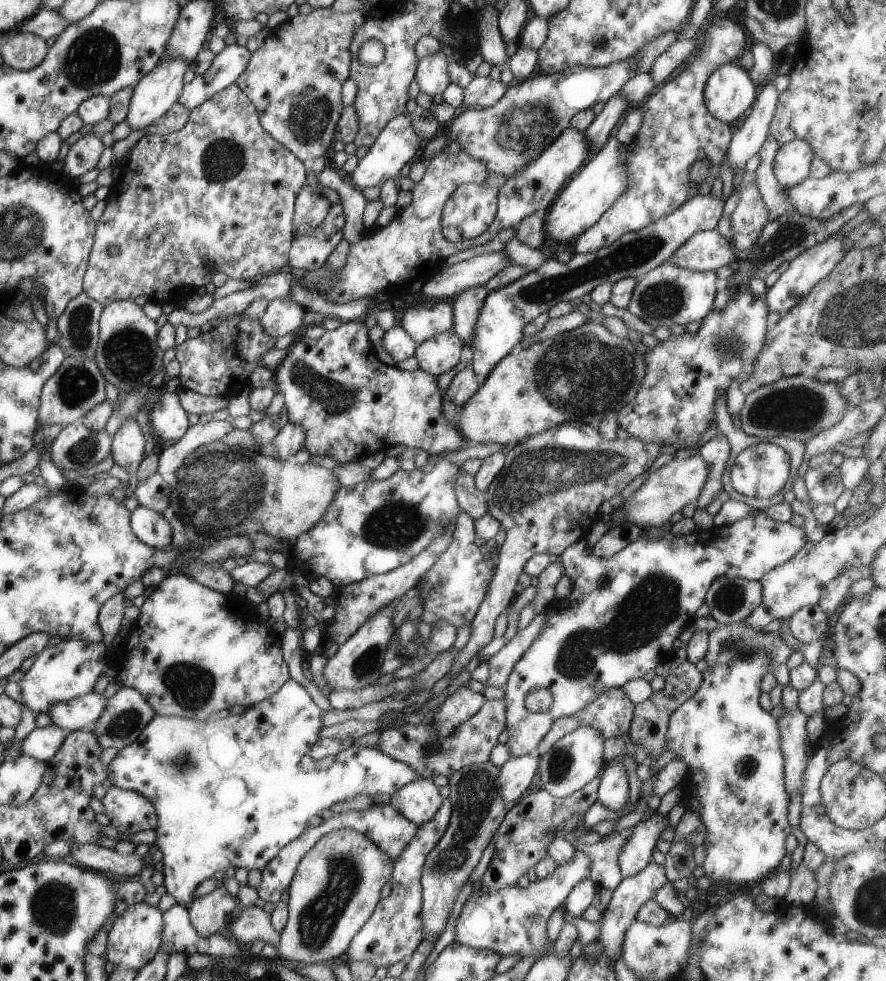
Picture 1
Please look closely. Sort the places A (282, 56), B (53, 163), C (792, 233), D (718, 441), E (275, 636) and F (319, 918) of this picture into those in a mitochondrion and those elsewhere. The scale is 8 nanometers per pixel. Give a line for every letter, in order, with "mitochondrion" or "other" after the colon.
A: other
B: other
C: mitochondrion
D: other
E: other
F: mitochondrion

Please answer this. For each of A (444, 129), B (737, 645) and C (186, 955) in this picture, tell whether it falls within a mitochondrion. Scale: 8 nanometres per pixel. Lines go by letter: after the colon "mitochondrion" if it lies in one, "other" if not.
A: other
B: mitochondrion
C: other

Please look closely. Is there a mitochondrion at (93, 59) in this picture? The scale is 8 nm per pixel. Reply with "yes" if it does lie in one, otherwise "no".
yes

